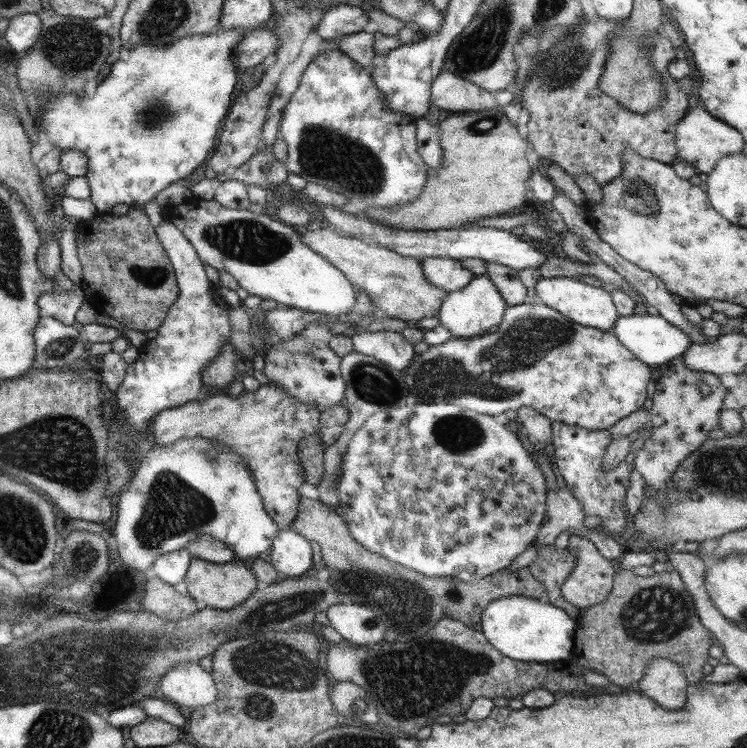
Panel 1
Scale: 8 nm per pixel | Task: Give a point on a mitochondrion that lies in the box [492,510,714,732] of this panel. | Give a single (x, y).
(657, 614)

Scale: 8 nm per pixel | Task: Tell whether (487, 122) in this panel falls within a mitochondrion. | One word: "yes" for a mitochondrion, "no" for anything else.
yes

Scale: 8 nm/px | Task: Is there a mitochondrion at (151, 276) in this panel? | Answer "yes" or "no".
yes

